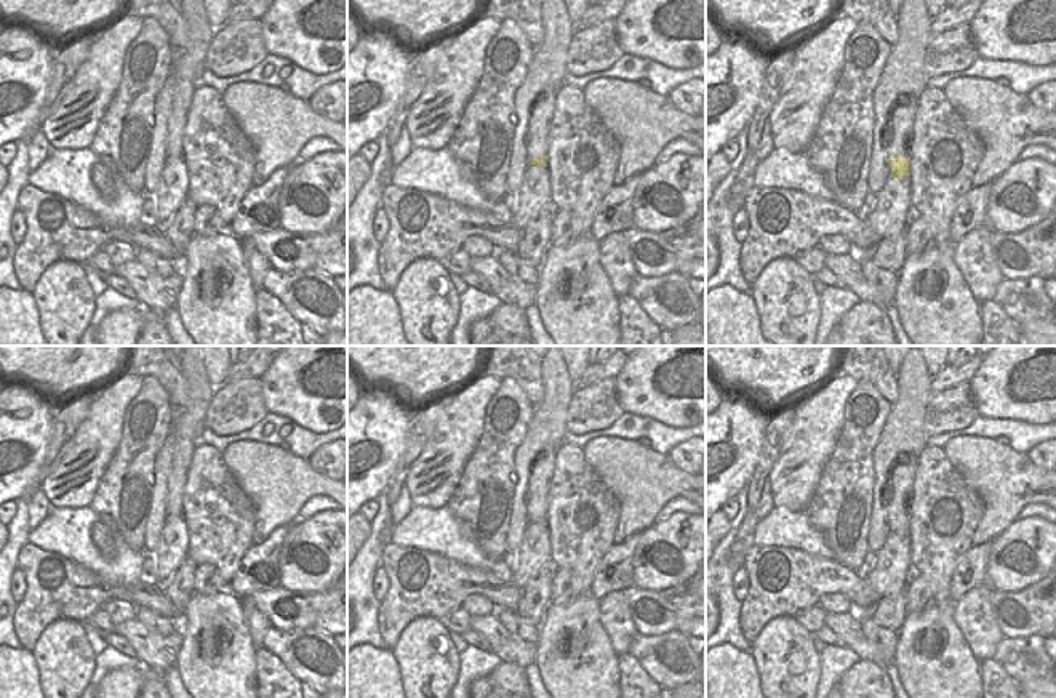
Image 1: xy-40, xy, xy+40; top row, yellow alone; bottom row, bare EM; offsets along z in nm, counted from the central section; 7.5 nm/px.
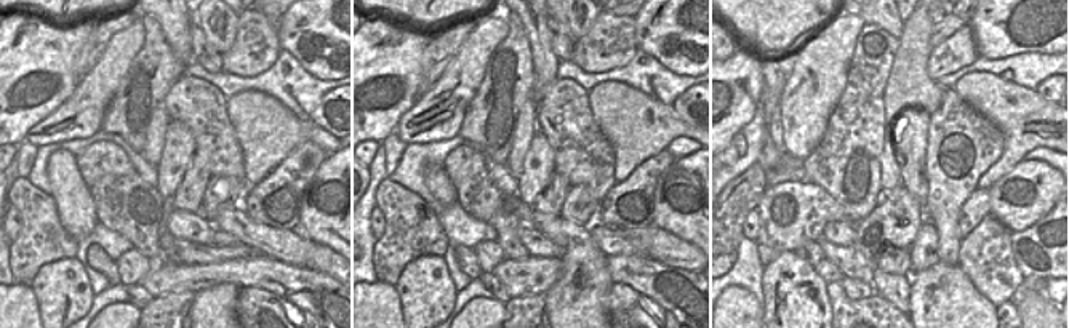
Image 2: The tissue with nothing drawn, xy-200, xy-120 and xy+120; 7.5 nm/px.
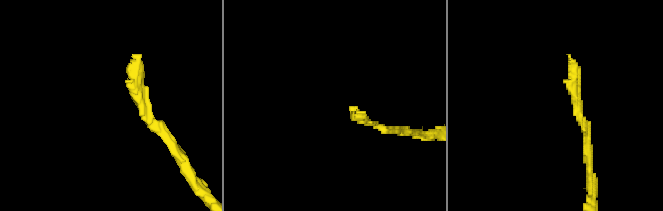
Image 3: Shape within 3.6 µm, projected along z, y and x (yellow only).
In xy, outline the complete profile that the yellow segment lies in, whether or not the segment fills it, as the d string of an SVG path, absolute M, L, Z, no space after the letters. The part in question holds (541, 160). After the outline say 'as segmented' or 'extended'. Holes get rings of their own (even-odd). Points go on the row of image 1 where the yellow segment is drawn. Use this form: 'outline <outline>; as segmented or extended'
outline M546 91L538 96L528 117L525 150L530 165L546 165L547 160L547 134L554 115L555 91Z; extended

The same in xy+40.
outline M899 96L901 102L891 107L890 118L880 136L880 144L886 154L886 163L890 173L909 179L909 141L912 133L912 123L915 120L917 98Z; extended

